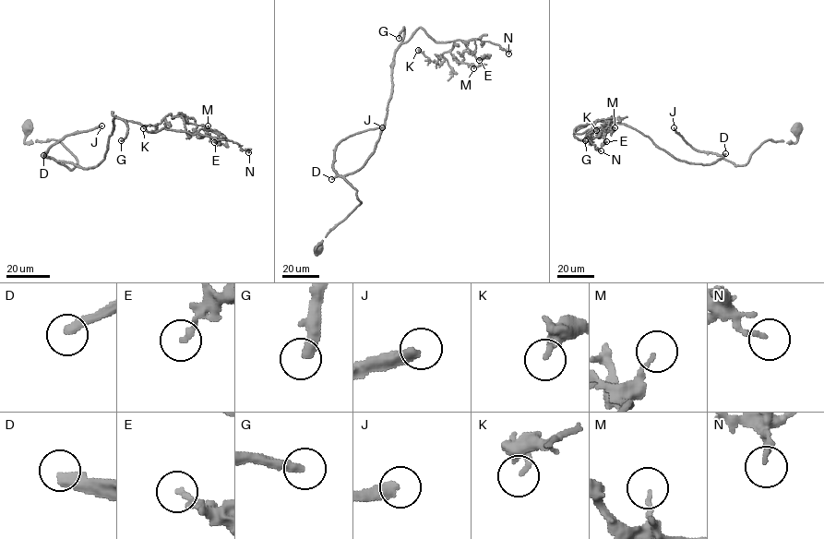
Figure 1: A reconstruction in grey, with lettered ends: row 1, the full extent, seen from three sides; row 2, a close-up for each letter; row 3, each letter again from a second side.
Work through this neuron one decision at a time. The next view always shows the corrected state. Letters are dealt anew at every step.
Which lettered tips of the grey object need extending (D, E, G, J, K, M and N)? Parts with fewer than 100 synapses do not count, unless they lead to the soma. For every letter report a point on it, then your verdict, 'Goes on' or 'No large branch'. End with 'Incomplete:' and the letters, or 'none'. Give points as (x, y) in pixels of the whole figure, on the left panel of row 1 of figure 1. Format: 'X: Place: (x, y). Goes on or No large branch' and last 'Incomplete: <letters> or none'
D: Place: (43, 155). Goes on
E: Place: (214, 142). No large branch
G: Place: (121, 140). Goes on
J: Place: (101, 125). Goes on
K: Place: (143, 128). No large branch
M: Place: (208, 125). No large branch
N: Place: (248, 152). No large branch
Incomplete: D, G, J

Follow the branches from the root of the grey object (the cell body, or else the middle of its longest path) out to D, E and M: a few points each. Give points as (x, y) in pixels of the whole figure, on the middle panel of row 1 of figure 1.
D: (317, 250), (327, 234), (361, 203), (356, 190), (342, 177), (331, 179)
E: (317, 250), (361, 203), (344, 177), (379, 137), (395, 50), (420, 27), (489, 55), (479, 60)
M: (317, 250), (361, 203), (344, 177), (379, 137), (395, 50), (420, 27), (452, 41), (454, 58), (473, 68)

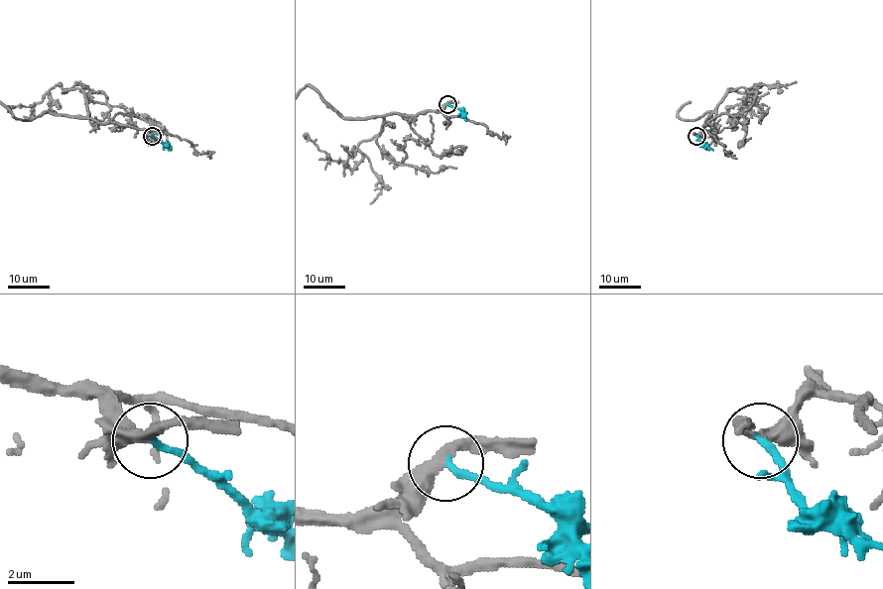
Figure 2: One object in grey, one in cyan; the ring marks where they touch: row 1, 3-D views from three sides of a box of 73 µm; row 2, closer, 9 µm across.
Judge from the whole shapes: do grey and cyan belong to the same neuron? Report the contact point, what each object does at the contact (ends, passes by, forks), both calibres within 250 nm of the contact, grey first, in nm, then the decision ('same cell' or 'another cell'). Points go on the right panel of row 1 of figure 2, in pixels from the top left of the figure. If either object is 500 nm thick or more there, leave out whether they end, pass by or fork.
place (696, 136); grey passes by; cyan ends; calibres 320 and 200 nm; same cell

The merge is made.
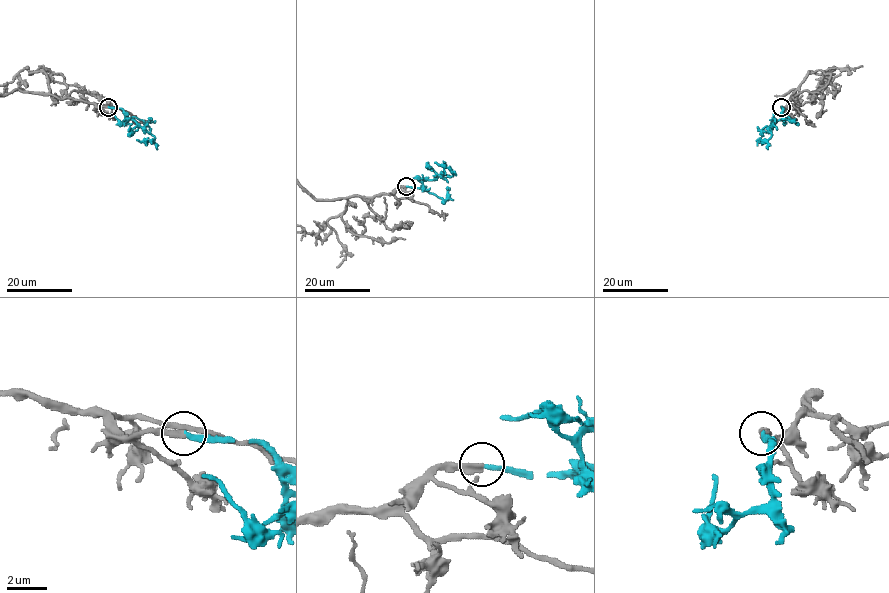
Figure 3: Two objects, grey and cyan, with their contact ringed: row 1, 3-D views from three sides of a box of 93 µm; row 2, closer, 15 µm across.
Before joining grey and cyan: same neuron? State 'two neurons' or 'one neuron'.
one neuron

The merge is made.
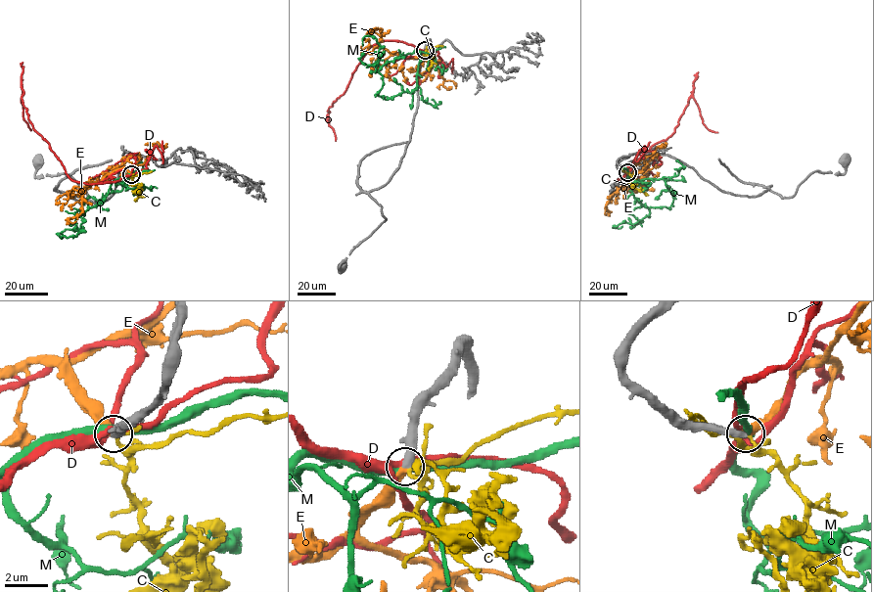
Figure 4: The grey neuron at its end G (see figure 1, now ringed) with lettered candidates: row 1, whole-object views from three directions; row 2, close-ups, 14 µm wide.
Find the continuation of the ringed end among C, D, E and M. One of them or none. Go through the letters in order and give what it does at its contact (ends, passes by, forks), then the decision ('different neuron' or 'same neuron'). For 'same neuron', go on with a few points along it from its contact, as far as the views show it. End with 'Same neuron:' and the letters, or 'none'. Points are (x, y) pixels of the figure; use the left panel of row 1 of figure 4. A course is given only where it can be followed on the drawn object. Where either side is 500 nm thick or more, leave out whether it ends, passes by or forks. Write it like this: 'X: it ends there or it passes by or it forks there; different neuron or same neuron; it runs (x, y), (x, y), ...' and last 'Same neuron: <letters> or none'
C: it passes by; different neuron
D: it passes by; different neuron
E: it ends there; same neuron; it runs (131, 175), (125, 167), (117, 168), (100, 182), (75, 187), (83, 196), (81, 212), (69, 219), (76, 221)
M: it passes by; different neuron
Same neuron: E

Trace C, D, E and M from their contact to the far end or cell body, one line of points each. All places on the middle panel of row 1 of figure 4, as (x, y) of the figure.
C: (425, 50), (431, 57), (429, 71)
D: (425, 50), (392, 40), (381, 41), (369, 48), (353, 72), (346, 90), (328, 111), (327, 120), (336, 140)
E: (425, 51), (416, 58), (401, 58), (381, 47), (374, 48), (382, 40), (381, 28), (370, 30), (376, 27)
M: (425, 50), (400, 55), (375, 72), (380, 45), (376, 38), (368, 35), (362, 39), (362, 45)

